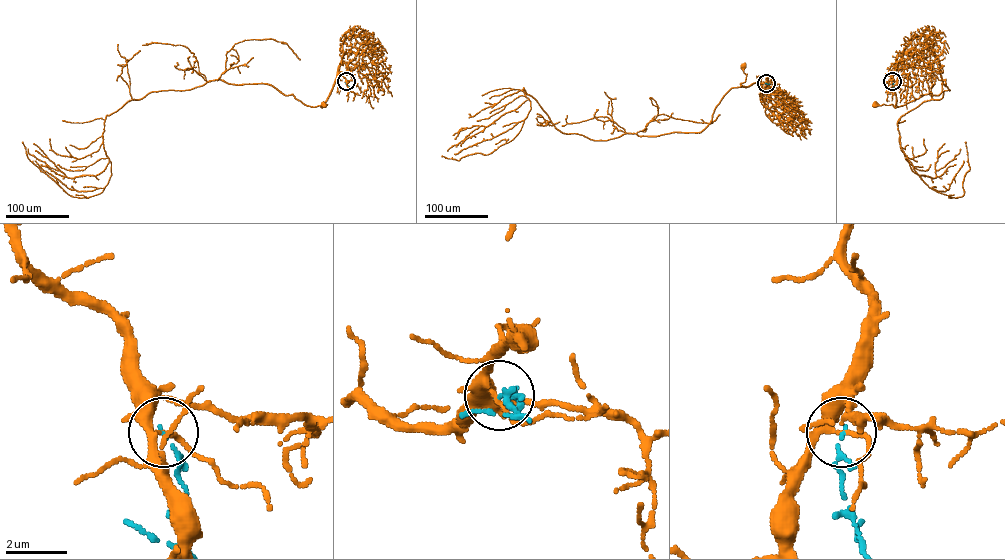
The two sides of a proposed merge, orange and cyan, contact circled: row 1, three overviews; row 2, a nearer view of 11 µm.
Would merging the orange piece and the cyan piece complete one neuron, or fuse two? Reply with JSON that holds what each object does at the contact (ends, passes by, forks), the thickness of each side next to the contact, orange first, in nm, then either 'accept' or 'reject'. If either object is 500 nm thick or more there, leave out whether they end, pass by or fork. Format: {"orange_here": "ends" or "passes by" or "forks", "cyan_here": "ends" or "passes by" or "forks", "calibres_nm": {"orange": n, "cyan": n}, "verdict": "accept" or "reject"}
{"orange_here": "forks", "cyan_here": "ends", "calibres_nm": {"orange": 160, "cyan": 100}, "verdict": "reject"}

